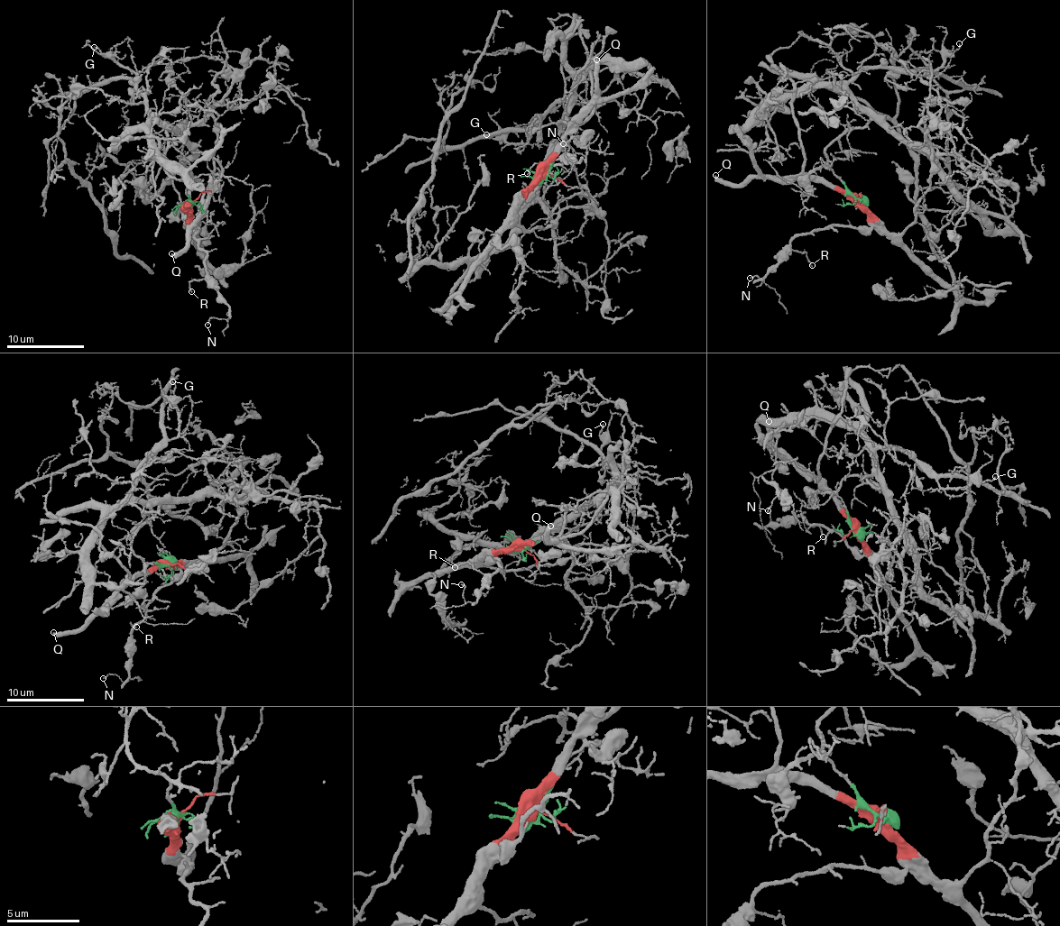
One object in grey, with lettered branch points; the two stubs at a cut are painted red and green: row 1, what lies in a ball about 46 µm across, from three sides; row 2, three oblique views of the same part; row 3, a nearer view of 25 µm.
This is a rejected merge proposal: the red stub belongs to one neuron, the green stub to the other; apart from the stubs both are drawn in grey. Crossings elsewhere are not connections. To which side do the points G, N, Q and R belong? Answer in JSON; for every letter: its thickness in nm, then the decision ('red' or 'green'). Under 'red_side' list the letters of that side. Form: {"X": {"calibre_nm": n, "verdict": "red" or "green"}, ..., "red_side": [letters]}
{"G": {"calibre_nm": 120, "verdict": "green"}, "N": {"calibre_nm": 100, "verdict": "red"}, "Q": {"calibre_nm": 400, "verdict": "red"}, "R": {"calibre_nm": 110, "verdict": "red"}, "red_side": ["N", "Q", "R"]}

